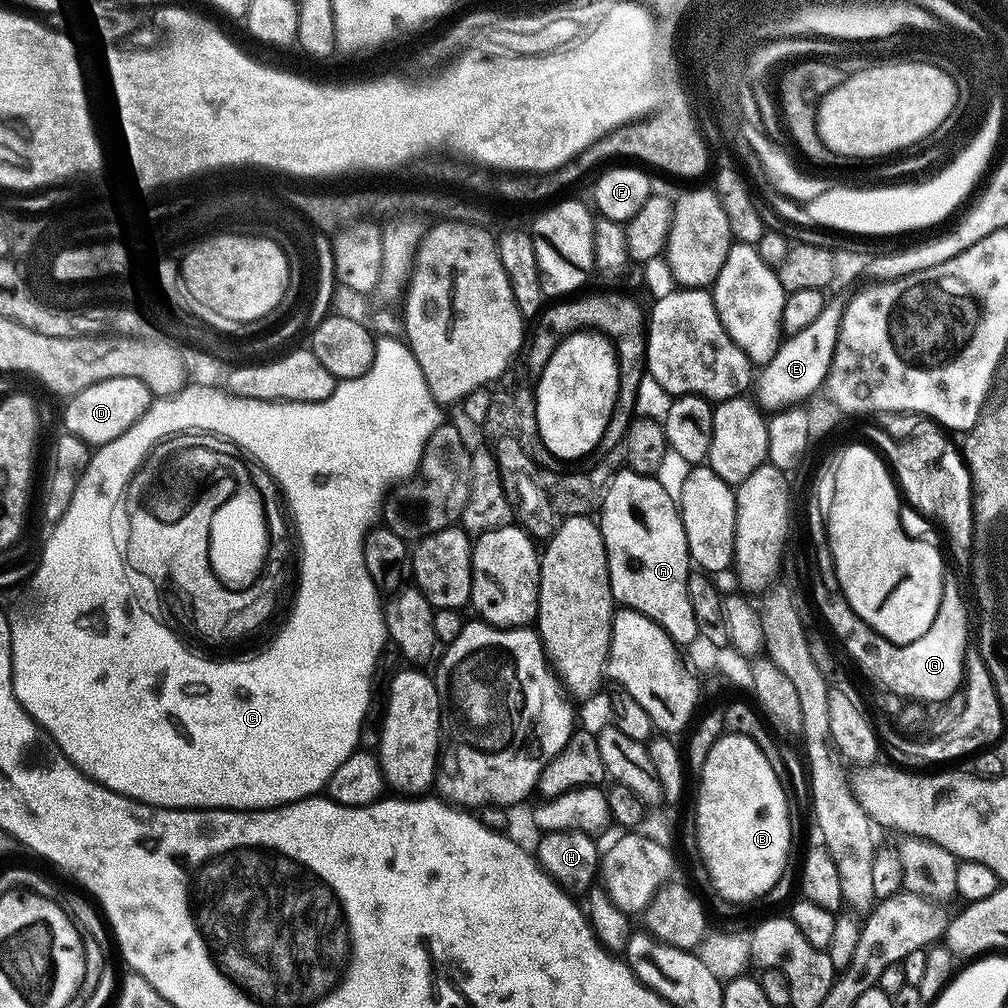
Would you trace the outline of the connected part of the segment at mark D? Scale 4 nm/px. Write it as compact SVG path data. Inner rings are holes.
M110 378L77 392L64 408L67 435L77 436L89 446L99 446L118 438L152 405L152 391L138 378Z

